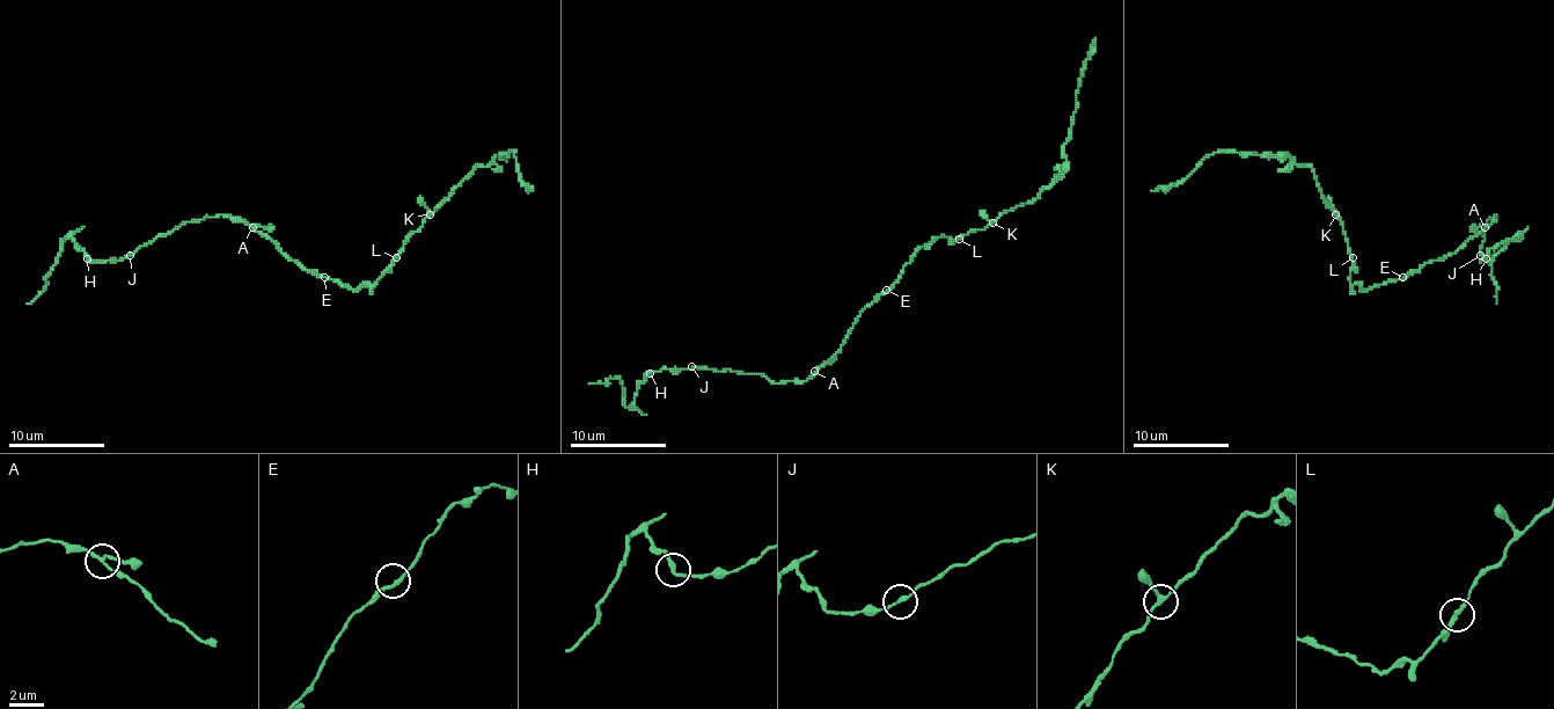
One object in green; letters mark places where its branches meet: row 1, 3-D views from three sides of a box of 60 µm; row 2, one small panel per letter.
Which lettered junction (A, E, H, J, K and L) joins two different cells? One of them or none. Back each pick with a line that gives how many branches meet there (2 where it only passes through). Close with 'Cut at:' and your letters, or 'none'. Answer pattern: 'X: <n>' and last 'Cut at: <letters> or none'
Cut at: none

